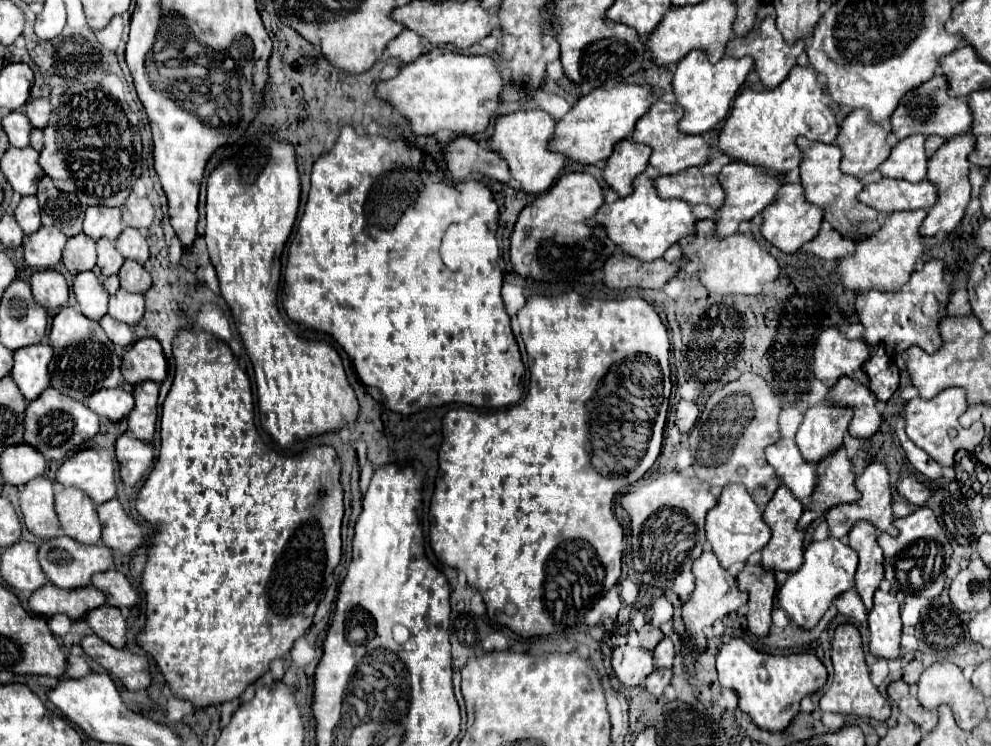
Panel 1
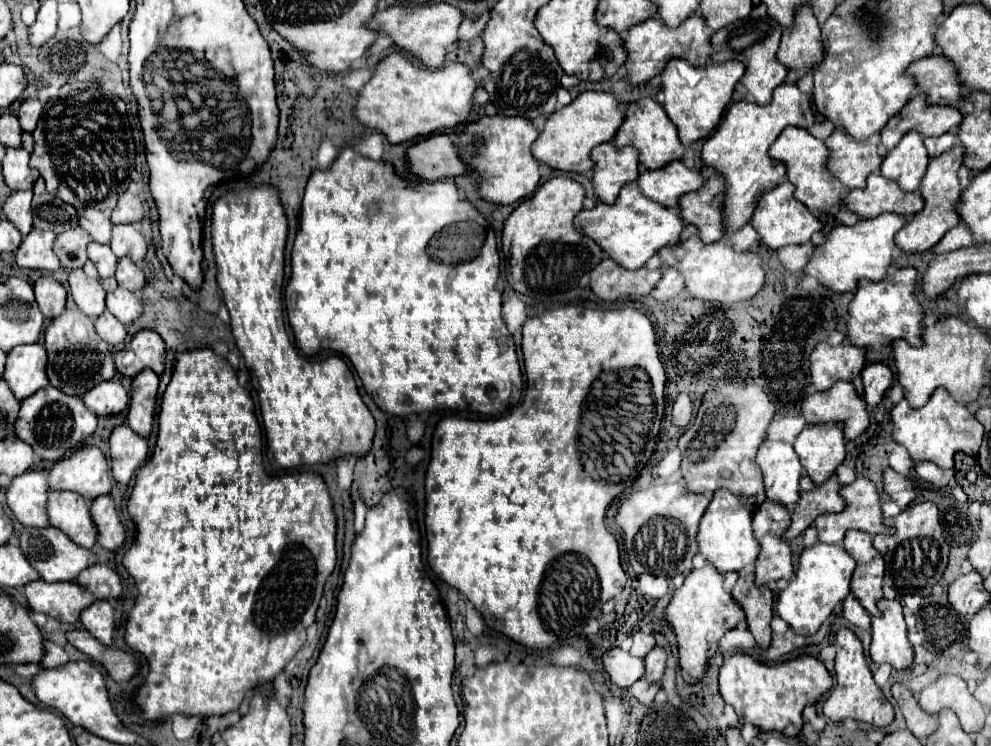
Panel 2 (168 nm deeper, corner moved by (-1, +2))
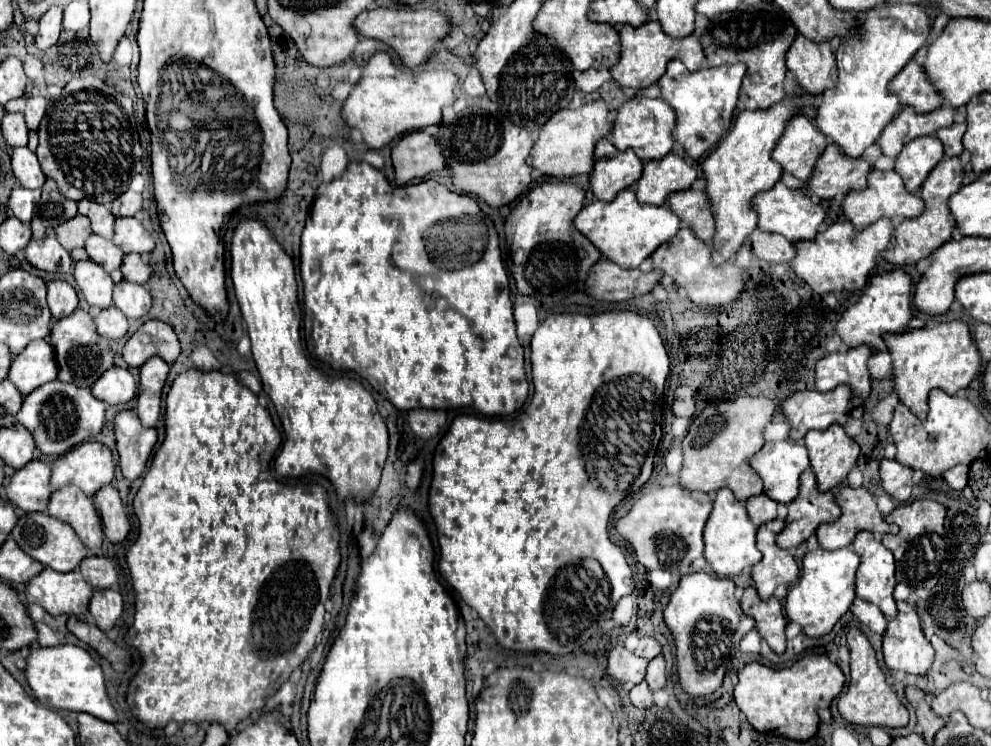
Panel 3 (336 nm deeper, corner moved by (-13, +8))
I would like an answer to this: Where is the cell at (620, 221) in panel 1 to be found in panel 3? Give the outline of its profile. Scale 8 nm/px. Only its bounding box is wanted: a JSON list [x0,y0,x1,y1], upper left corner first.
[574,189,680,269]

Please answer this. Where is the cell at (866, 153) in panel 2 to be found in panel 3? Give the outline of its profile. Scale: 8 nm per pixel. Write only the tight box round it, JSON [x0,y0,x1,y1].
[802,145,872,199]

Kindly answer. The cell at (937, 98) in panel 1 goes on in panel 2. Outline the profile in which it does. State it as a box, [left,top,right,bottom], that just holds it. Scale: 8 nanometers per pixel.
[880,93,962,151]

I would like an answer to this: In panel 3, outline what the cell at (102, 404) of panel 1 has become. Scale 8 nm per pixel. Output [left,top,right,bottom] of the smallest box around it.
[92,367,136,405]

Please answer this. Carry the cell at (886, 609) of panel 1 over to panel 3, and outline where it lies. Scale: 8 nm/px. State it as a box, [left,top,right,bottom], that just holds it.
[884,601,934,675]

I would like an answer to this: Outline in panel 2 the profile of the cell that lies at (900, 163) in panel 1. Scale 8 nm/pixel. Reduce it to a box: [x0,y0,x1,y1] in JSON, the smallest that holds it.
[880,131,928,191]

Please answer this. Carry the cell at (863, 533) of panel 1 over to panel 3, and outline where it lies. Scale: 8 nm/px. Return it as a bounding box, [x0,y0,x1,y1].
[852,531,898,619]

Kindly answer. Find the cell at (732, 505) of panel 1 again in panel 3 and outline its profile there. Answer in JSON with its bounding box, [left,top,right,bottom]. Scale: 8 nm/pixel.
[704,489,762,577]

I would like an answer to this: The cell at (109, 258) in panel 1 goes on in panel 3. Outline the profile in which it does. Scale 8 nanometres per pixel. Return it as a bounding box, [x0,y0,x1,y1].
[84,235,124,273]

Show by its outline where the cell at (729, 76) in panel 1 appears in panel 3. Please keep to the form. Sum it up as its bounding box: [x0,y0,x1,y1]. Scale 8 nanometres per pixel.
[658,59,746,159]

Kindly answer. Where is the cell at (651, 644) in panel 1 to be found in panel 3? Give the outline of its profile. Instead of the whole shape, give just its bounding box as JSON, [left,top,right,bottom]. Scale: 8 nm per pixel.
[640,637,660,661]

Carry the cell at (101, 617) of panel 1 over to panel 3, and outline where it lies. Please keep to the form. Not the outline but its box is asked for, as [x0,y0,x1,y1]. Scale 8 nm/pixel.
[90,589,124,631]

